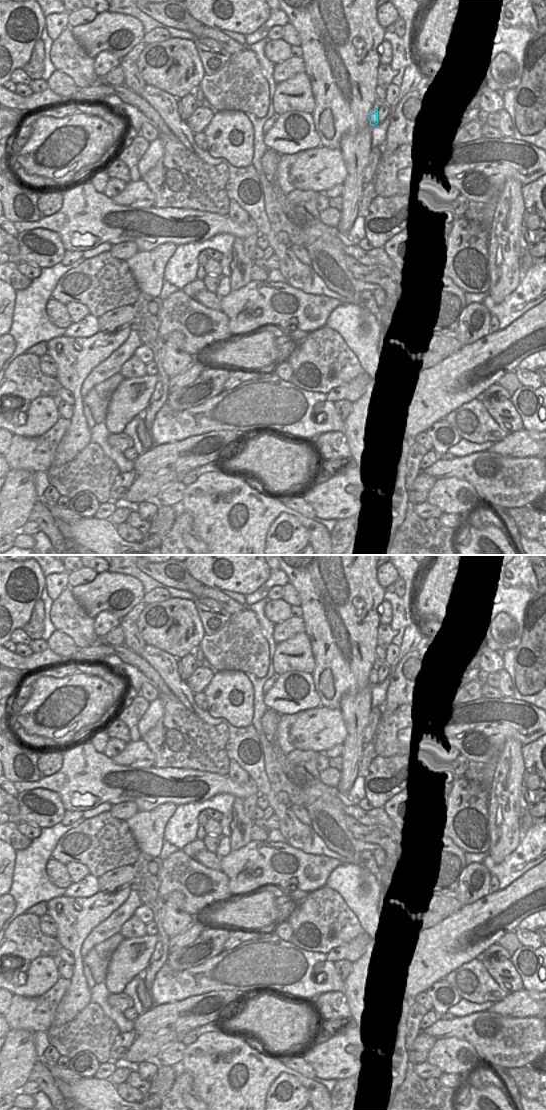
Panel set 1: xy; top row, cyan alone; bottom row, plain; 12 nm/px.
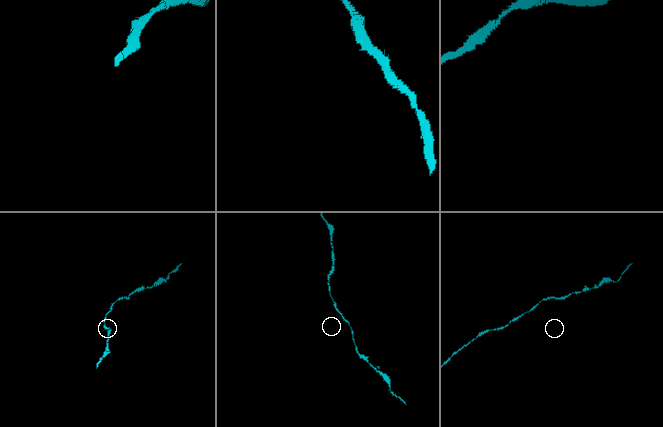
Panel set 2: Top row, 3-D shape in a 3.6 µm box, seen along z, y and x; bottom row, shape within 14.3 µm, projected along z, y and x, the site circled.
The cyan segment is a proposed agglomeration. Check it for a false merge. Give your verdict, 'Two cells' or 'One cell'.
One cell

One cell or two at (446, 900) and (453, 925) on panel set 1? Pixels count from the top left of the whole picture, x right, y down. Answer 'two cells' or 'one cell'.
two cells

